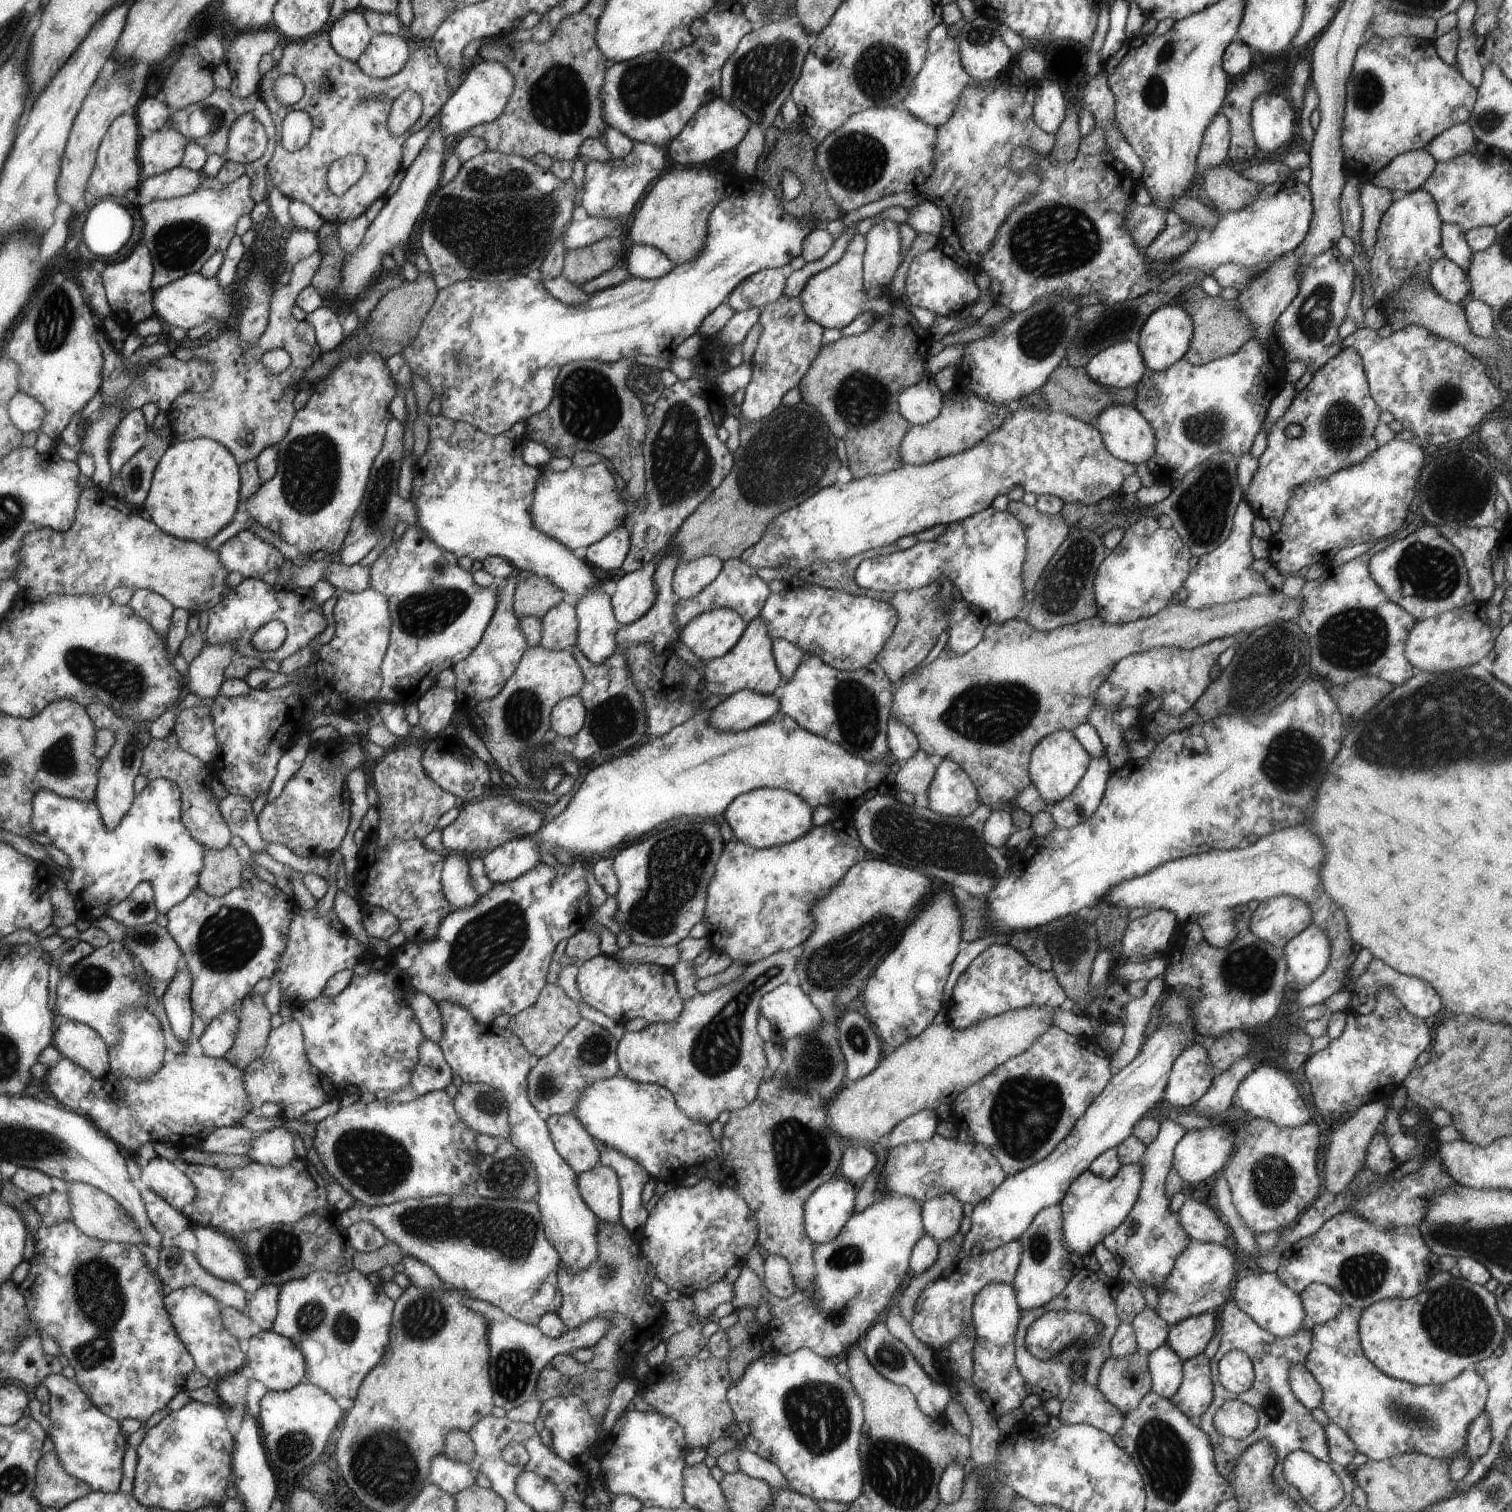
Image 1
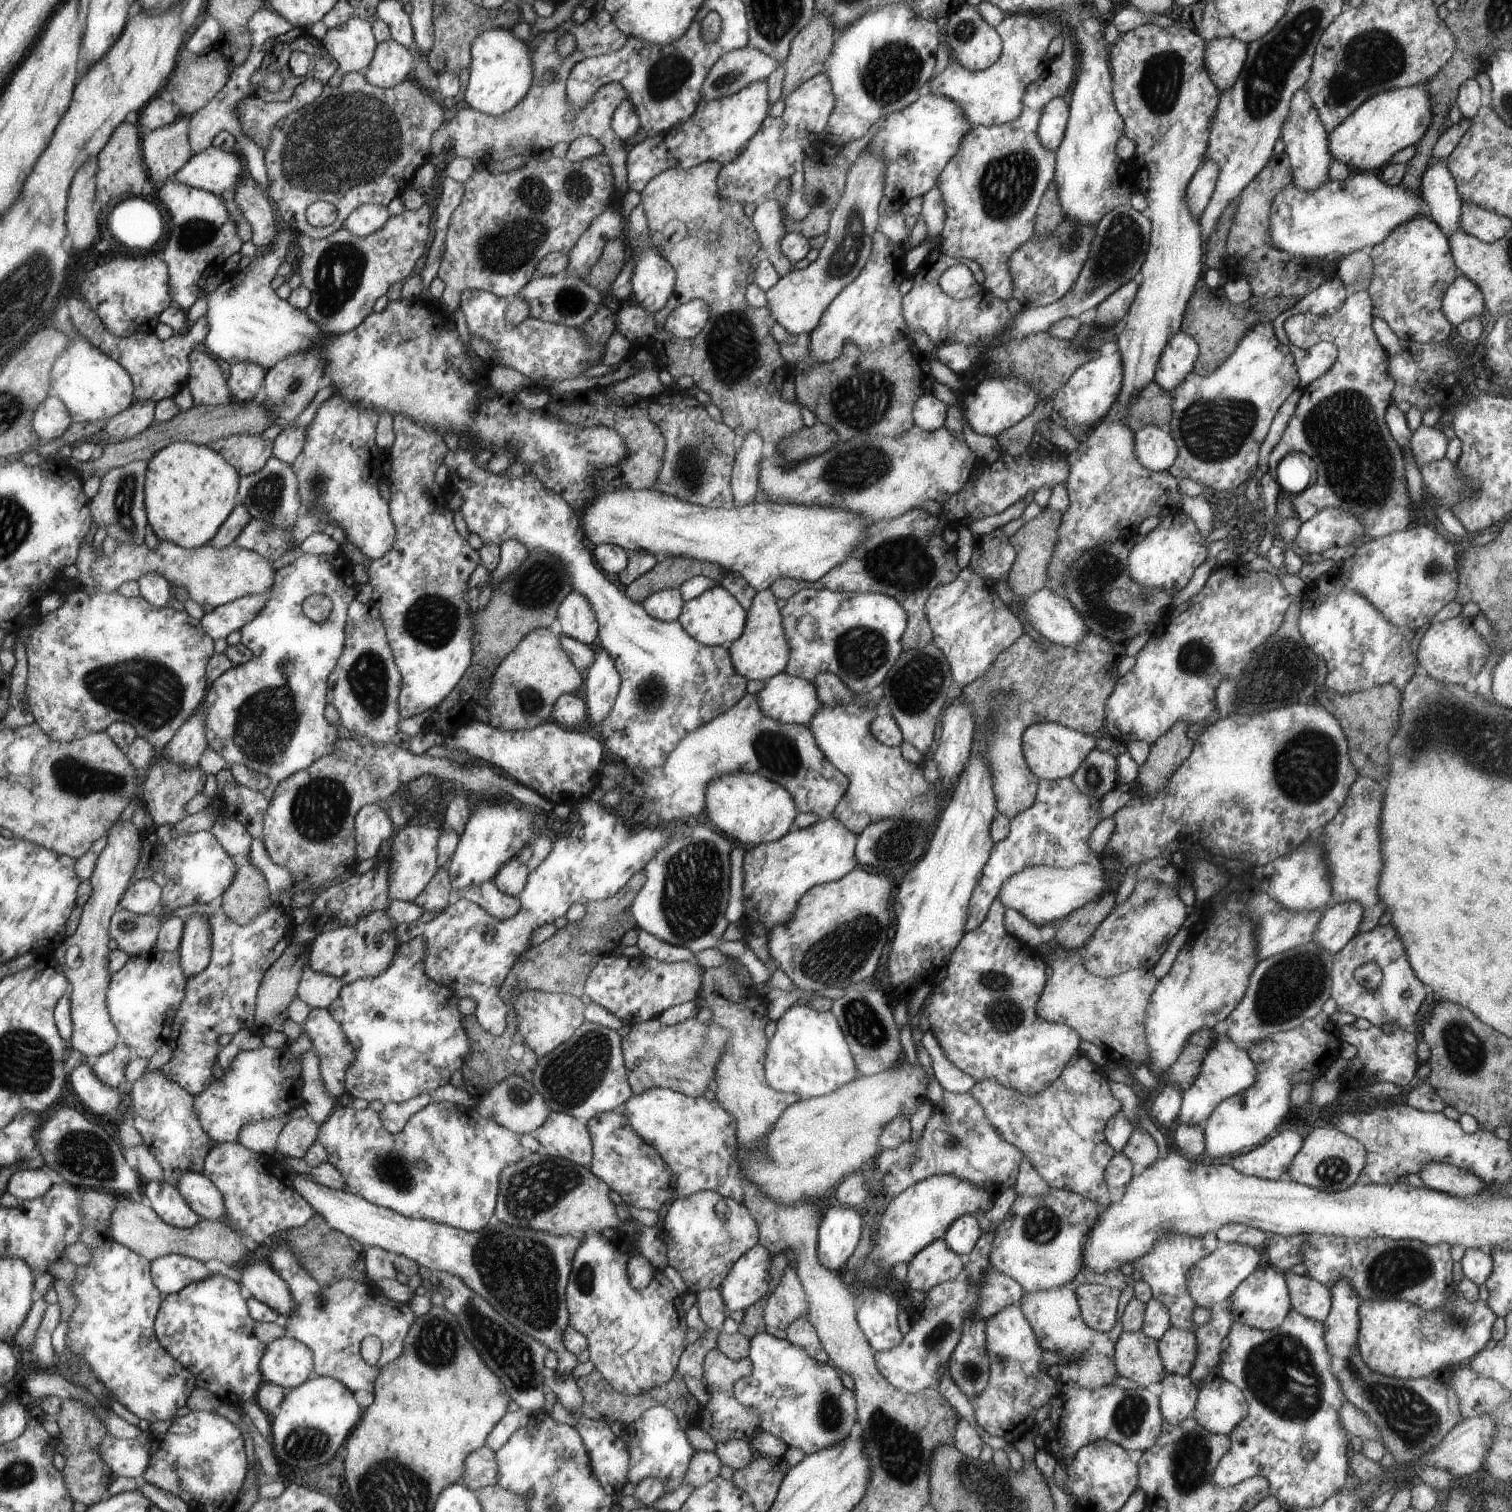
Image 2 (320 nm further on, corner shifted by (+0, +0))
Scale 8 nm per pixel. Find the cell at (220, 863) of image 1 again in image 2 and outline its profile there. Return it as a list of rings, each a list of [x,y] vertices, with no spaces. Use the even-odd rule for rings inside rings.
[[[248,861],[238,864],[236,880],[223,894],[222,910],[225,915],[236,924],[246,926],[272,905],[262,872]]]

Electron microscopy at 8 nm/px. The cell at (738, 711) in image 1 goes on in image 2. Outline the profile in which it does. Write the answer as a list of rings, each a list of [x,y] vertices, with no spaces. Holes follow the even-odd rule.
[[[785,671],[768,679],[765,687],[757,695],[764,714],[784,723],[809,725],[823,706],[817,688],[812,681],[790,676]]]

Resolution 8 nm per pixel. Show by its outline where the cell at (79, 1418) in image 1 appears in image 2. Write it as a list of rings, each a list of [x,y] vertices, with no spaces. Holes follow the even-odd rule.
[[[110,1433],[101,1443],[101,1456],[117,1476],[141,1479],[152,1456],[152,1433],[142,1433],[134,1440],[117,1439]]]

